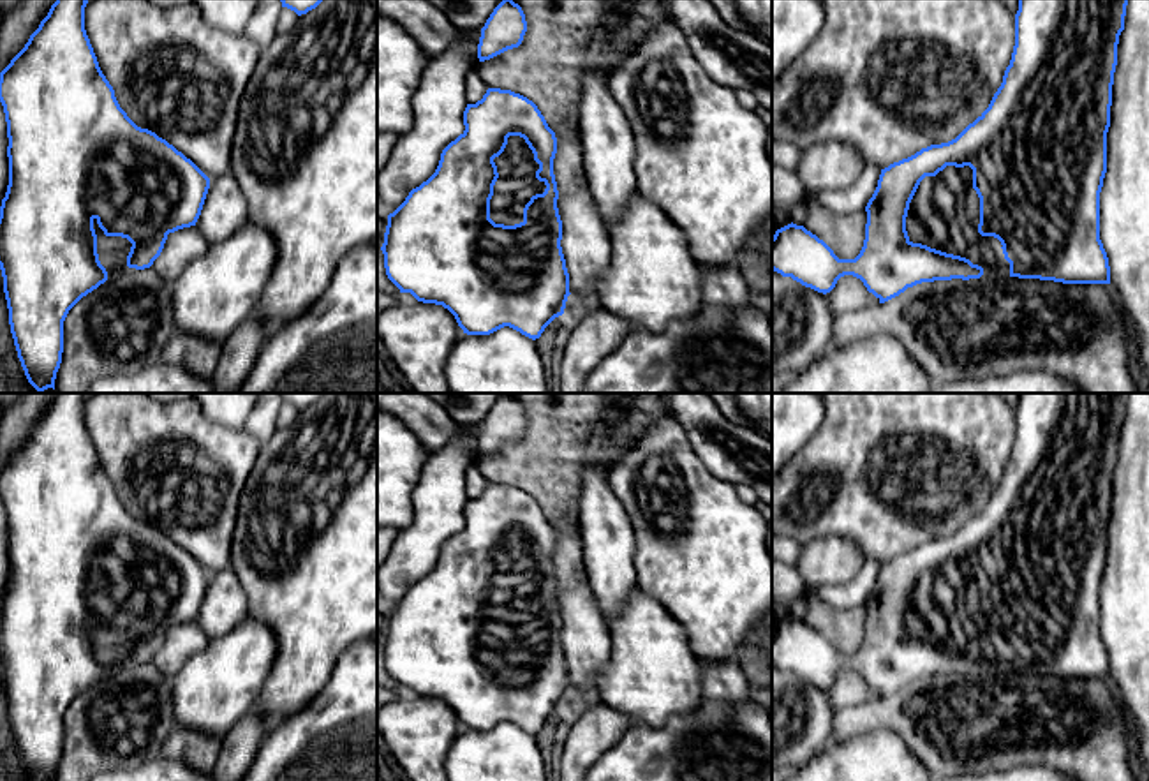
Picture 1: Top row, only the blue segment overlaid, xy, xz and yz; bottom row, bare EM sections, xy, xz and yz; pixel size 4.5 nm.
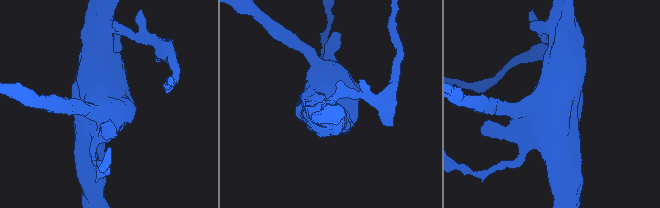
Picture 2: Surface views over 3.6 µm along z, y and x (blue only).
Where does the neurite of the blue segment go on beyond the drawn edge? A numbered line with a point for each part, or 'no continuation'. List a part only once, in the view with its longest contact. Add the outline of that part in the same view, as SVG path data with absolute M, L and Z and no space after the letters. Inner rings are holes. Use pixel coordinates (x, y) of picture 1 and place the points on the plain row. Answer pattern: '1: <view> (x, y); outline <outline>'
1: yz (943, 609); outline M946 561L936 571L925 571L908 605L909 636L960 651L983 663L985 672L1010 672L1010 658L994 631L982 631L980 592L973 584L969 561Z

